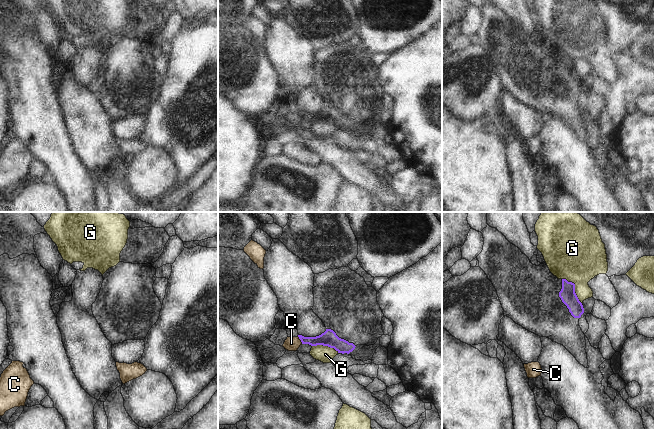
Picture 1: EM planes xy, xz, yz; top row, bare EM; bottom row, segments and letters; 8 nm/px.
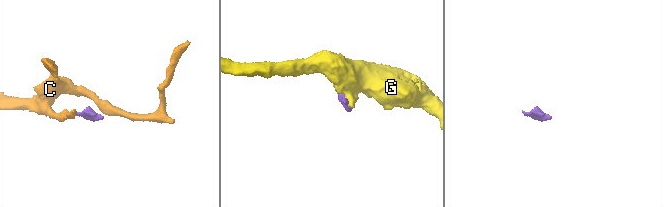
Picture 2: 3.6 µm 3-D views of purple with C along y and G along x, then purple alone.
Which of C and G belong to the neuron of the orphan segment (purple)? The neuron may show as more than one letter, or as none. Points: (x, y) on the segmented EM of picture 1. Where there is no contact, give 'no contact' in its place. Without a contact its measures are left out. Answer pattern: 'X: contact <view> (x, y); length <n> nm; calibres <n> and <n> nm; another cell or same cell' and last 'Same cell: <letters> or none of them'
C: contact xz (300, 339); length 70 nm; calibres 130 and 110 nm; another cell
G: contact yz (574, 288); length 260 nm; calibres 130 and 400 nm; another cell
Same cell: none of them

